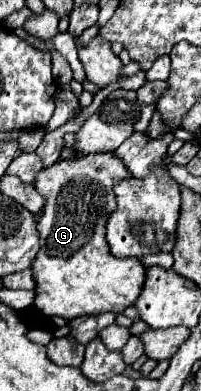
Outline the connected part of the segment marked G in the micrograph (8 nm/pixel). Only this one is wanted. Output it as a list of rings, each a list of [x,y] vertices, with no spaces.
[[[115,153],[83,155],[73,161],[63,159],[37,175],[35,189],[45,197],[45,209],[53,209],[53,215],[37,217],[41,249],[33,261],[33,277],[37,281],[33,305],[43,315],[75,319],[105,311],[123,313],[141,295],[147,267],[139,259],[113,257],[105,241],[105,221],[117,209],[113,185],[125,177],[131,177],[131,173]]]

